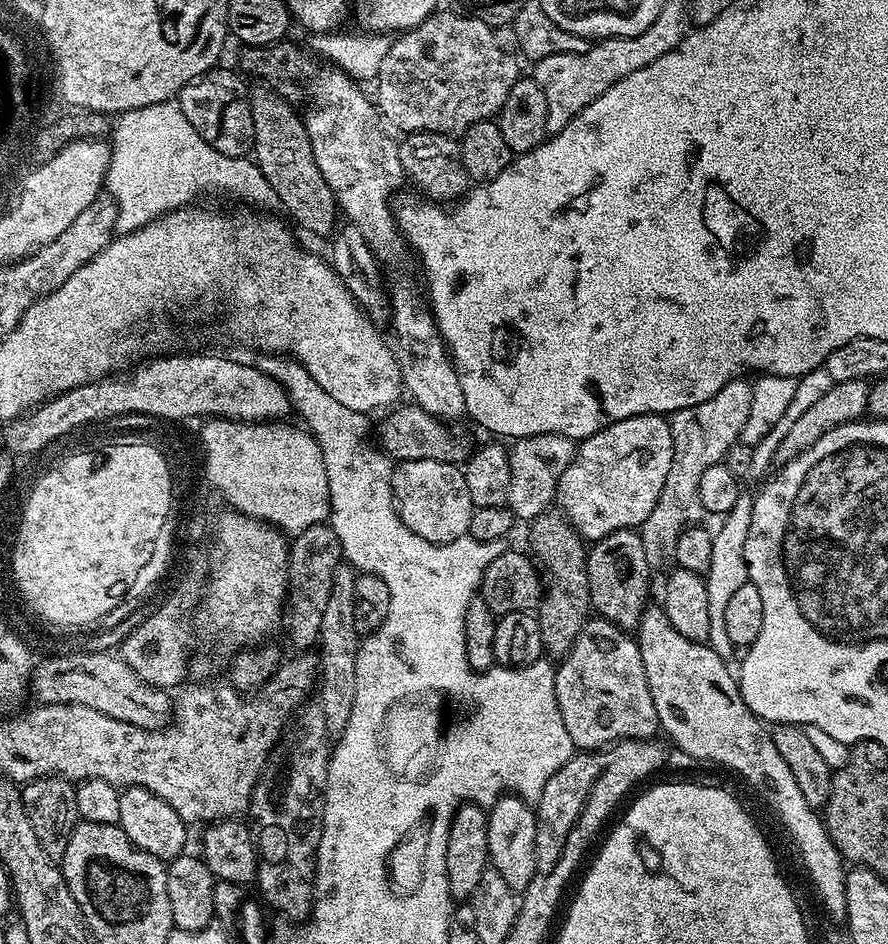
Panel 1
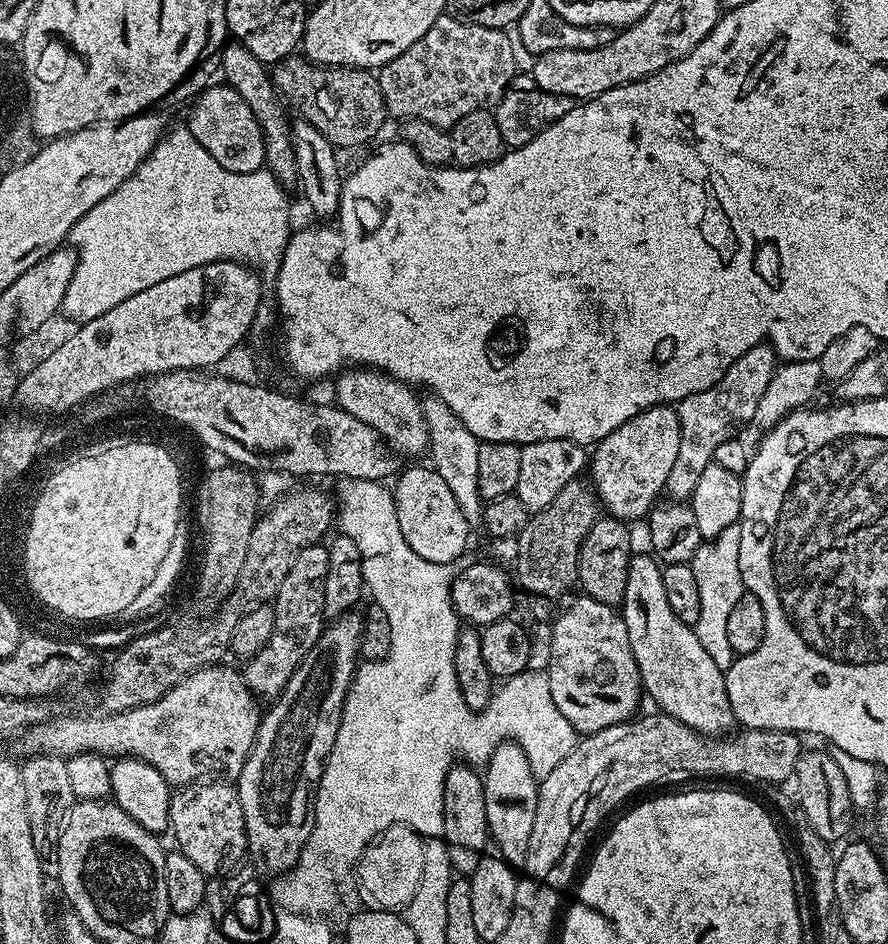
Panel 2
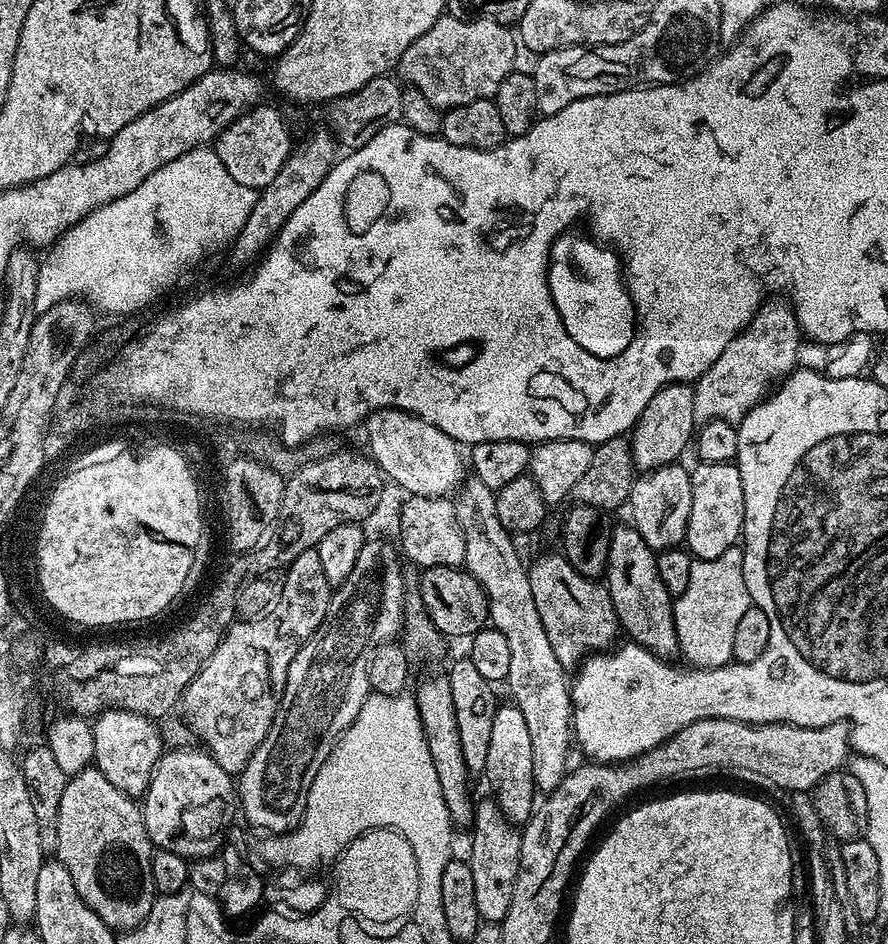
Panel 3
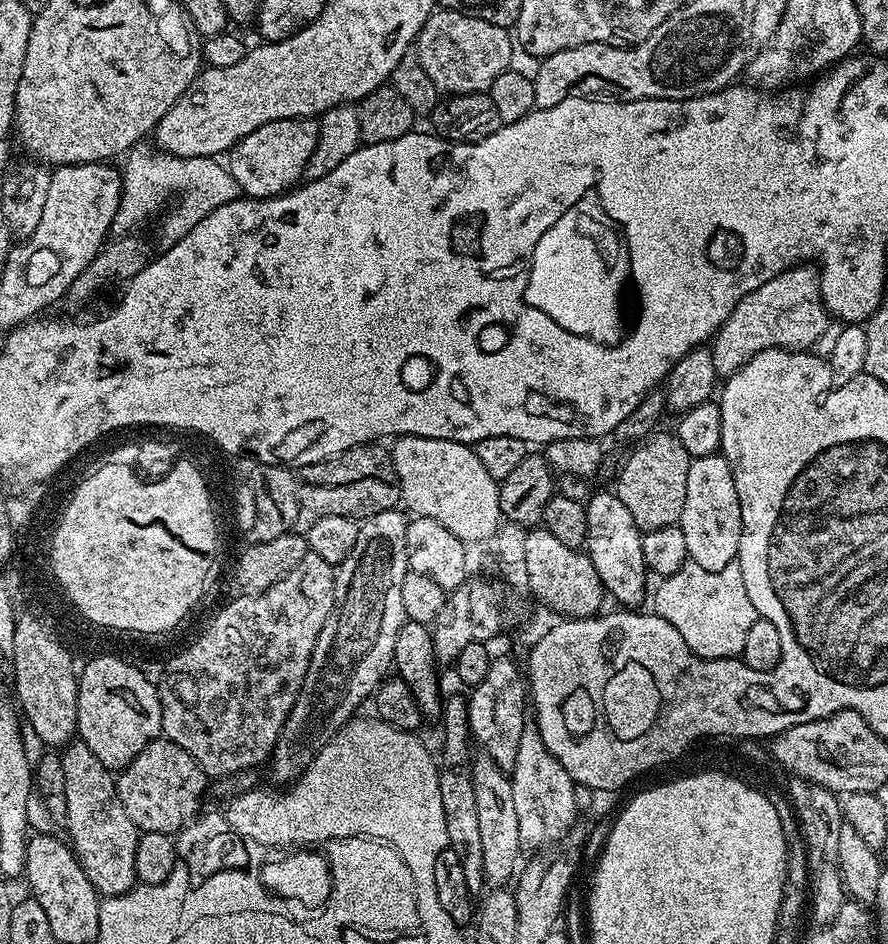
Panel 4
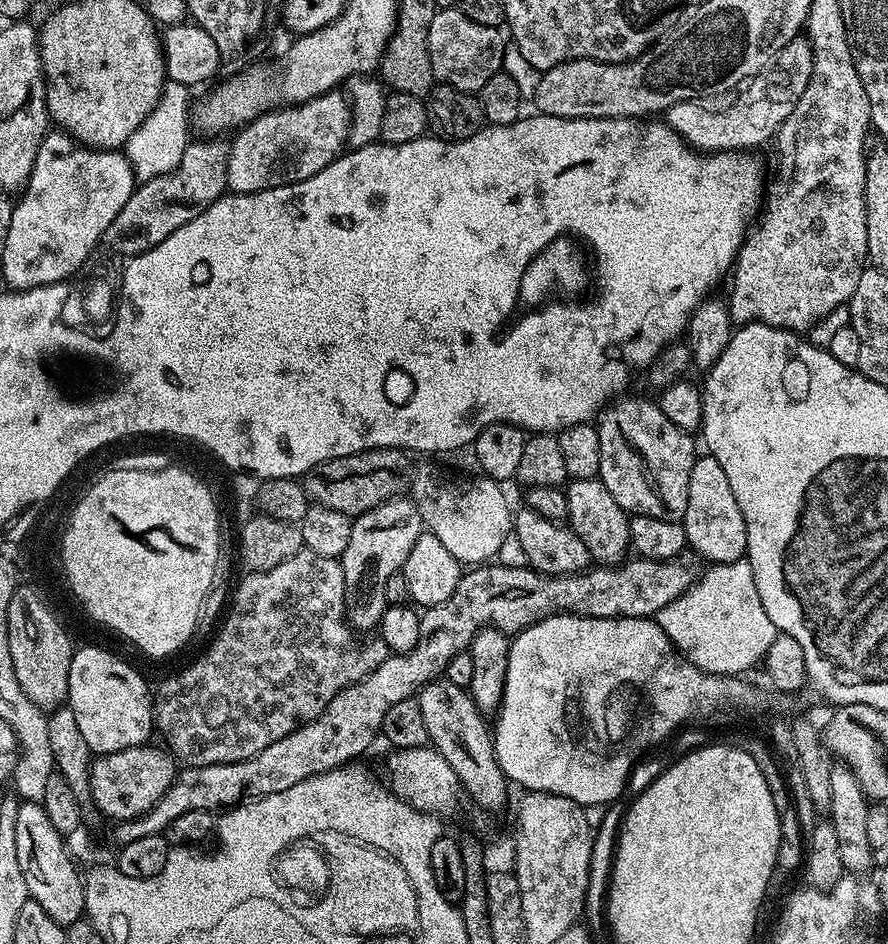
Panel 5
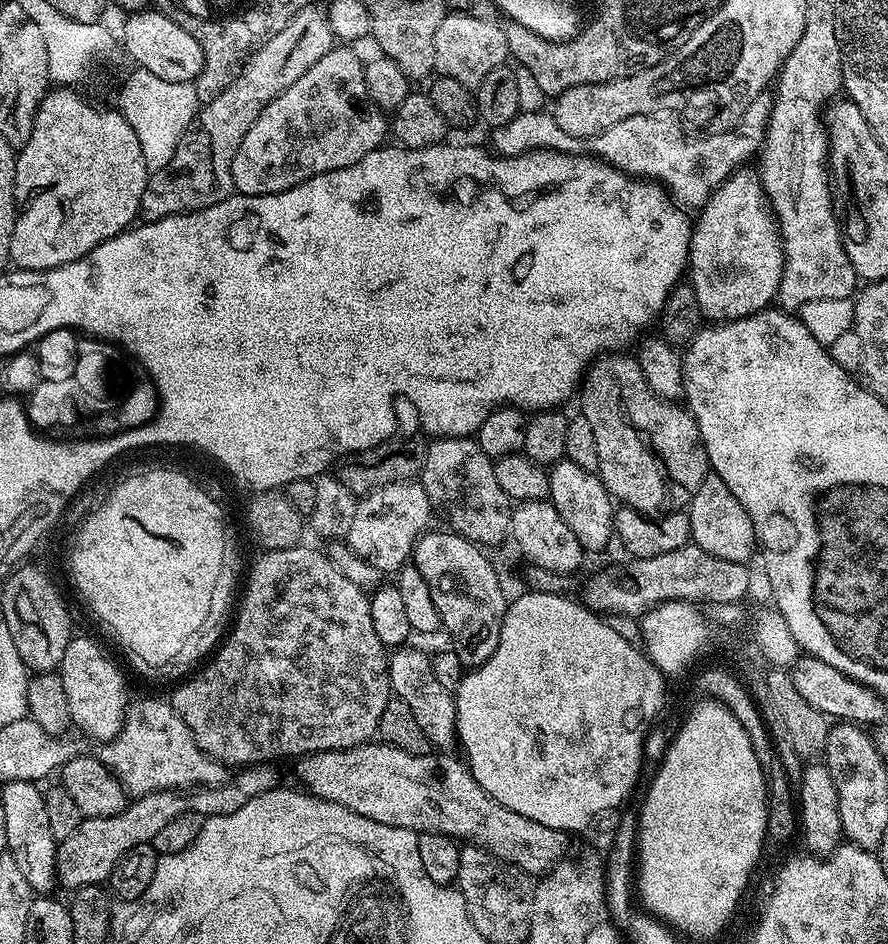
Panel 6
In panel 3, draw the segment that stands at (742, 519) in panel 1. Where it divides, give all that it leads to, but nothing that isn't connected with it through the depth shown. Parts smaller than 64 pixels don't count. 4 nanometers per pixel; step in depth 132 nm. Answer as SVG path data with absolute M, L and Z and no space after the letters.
M743 547L728 548L726 554L718 554L713 560L693 559L690 582L672 605L679 655L684 655L689 665L698 668L723 668L732 660L734 634L749 606Z

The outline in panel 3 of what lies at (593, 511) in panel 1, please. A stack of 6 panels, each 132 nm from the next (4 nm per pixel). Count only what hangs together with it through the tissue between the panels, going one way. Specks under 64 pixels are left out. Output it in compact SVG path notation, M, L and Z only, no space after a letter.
M666 384L650 398L646 410L636 421L636 425L630 434L632 445L633 465L642 472L652 471L663 465L675 463L687 444L691 443L696 428L694 420L694 394L693 385Z

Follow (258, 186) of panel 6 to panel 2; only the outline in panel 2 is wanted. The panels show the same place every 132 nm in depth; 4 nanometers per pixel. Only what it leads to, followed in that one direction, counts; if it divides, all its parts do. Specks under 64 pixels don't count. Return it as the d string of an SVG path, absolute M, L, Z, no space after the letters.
M223 82L213 83L195 97L194 103L186 126L216 159L218 166L235 172L258 172L265 167L264 135L260 123L250 106L242 102L242 94L238 94L236 88Z

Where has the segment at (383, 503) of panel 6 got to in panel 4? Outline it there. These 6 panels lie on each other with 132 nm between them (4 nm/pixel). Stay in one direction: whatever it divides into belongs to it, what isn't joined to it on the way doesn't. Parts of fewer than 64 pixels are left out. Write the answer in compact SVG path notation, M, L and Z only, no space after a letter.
M401 512L374 514L363 521L354 550L336 568L332 613L322 626L322 634L318 634L318 642L314 642L306 678L270 757L273 785L288 786L299 780L313 758L357 715L356 707L375 693L393 667L394 642L406 623L402 582L410 571L406 554L409 517Z

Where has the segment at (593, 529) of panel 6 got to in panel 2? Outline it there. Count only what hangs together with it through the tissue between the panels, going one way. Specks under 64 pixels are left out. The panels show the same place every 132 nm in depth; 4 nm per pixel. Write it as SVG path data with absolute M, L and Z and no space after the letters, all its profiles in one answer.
M633 555L622 605L626 634L630 634L630 650L634 650L634 662L638 662L643 691L663 715L672 716L701 736L723 737L727 733L724 731L737 723L726 692L725 669L714 666L714 658L706 654L706 646L702 646L695 627L682 622L670 610L662 586L661 565L648 556Z

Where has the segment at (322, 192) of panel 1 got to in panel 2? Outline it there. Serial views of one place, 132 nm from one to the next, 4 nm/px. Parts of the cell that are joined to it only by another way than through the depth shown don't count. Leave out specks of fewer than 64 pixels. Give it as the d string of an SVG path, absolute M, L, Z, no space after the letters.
M235 42L225 43L221 48L219 71L222 73L223 83L228 84L231 88L236 88L238 94L242 94L242 102L246 102L246 106L250 106L250 110L258 118L264 135L264 163L267 171L274 173L281 185L295 185L297 174L295 152L292 149L292 125L289 118L284 117L285 105L276 91L276 85L272 83L271 71L258 57L250 54L250 50L246 50L246 46Z

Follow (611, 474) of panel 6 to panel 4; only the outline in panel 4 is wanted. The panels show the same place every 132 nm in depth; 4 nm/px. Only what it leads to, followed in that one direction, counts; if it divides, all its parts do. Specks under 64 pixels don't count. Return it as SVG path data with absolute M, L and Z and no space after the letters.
M653 434L647 440L637 443L636 448L628 456L628 461L620 468L620 473L616 476L614 491L617 498L626 505L626 510L634 514L634 522L644 532L649 532L662 526L679 524L682 506L686 502L686 474L690 457L688 451L682 446L682 442L676 440L675 435L660 436Z

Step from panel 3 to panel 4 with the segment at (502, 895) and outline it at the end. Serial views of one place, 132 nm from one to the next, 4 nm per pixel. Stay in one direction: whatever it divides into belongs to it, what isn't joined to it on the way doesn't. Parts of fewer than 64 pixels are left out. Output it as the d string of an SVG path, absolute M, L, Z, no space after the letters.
M486 754L473 759L474 798L478 809L478 831L482 837L482 870L485 881L492 886L504 886L517 875L521 863L522 845L518 834L518 814L514 807L512 777Z

